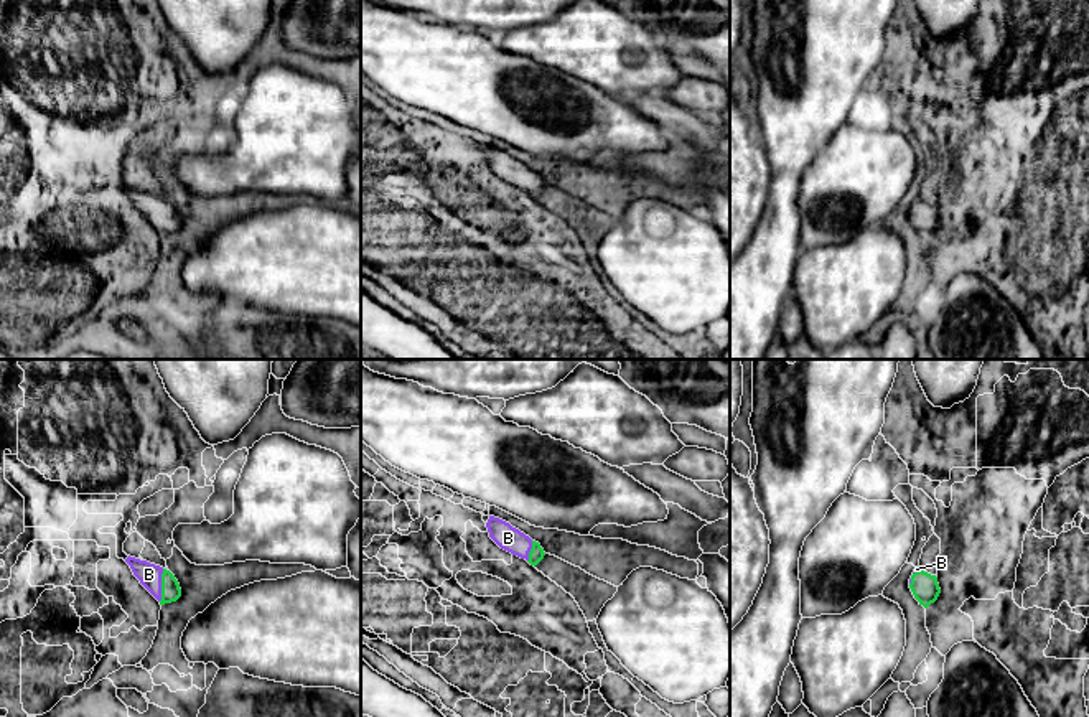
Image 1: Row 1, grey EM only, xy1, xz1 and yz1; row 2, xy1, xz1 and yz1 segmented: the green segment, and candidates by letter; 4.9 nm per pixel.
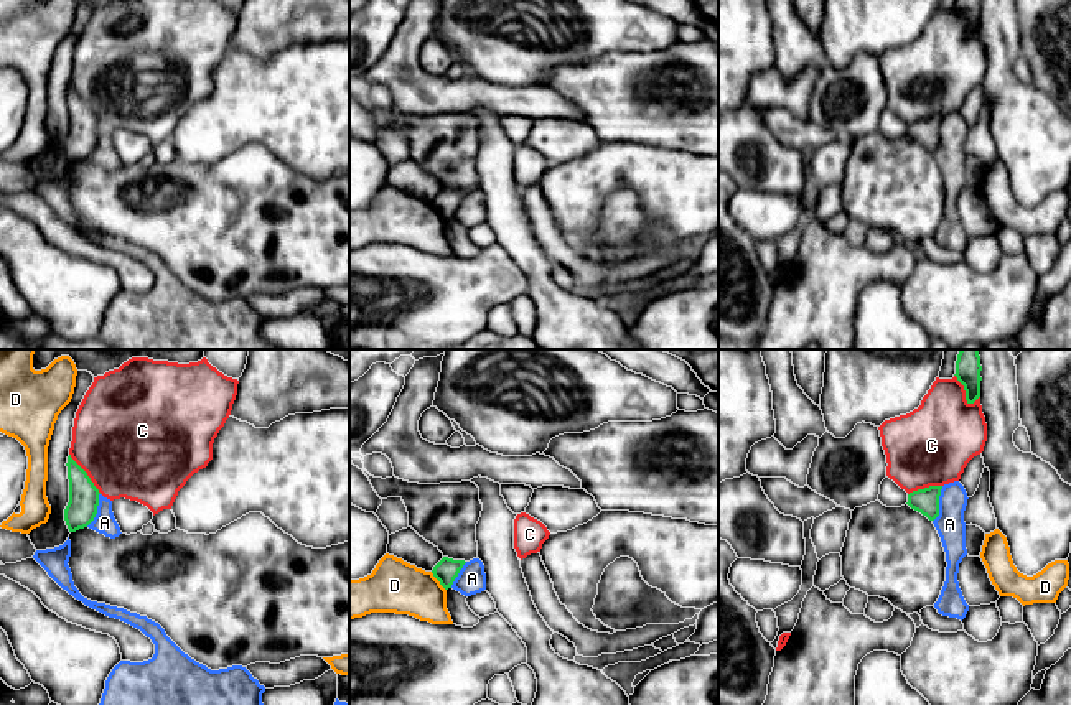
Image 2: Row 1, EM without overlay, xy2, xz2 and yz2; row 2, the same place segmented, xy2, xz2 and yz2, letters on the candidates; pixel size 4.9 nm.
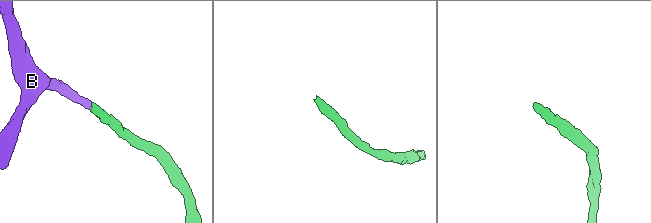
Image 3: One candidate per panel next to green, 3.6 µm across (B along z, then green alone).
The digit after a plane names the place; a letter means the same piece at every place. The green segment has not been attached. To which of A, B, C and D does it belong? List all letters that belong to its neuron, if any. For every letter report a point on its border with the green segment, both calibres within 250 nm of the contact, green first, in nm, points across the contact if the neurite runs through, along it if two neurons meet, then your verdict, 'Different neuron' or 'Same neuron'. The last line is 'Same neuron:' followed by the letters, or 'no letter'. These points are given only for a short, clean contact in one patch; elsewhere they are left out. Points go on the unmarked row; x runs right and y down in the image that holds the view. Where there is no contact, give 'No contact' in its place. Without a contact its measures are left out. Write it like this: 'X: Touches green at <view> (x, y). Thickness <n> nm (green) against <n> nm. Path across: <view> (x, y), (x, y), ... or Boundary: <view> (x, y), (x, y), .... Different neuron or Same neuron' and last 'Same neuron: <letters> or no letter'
A: Touches green at yz2 (938, 135). Thickness 130 nm (green) against 140 nm. Boundary: yz2 (943, 117), (940, 142), (933, 152). Different neuron
B: Touches green at xy1 (162, 216). Thickness 100 nm (green) against 110 nm. Path across: xy1 (170, 220), (162, 216), (149, 205). Same neuron
C: Touches green at yz2 (964, 20). Thickness 100 nm (green) against 360 nm. Different neuron
D: Touches green at xz2 (439, 211). Thickness 110 nm (green) against 260 nm. Different neuron
Same neuron: B

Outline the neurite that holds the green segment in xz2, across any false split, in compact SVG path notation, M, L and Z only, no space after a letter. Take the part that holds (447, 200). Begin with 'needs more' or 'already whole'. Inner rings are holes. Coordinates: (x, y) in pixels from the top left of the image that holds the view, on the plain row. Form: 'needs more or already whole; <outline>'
already whole; M443 188L432 201L433 208L440 212L440 216L448 221L451 219L455 209L458 208L460 201L463 199L465 191L453 191Z

